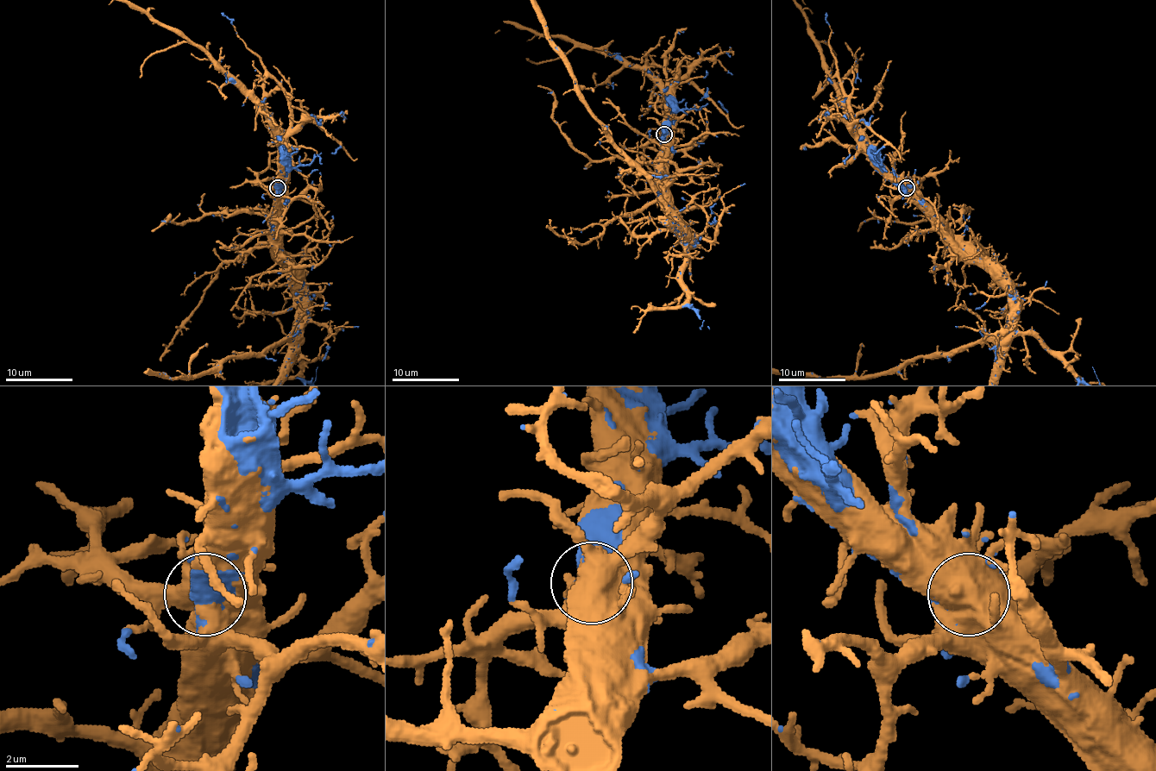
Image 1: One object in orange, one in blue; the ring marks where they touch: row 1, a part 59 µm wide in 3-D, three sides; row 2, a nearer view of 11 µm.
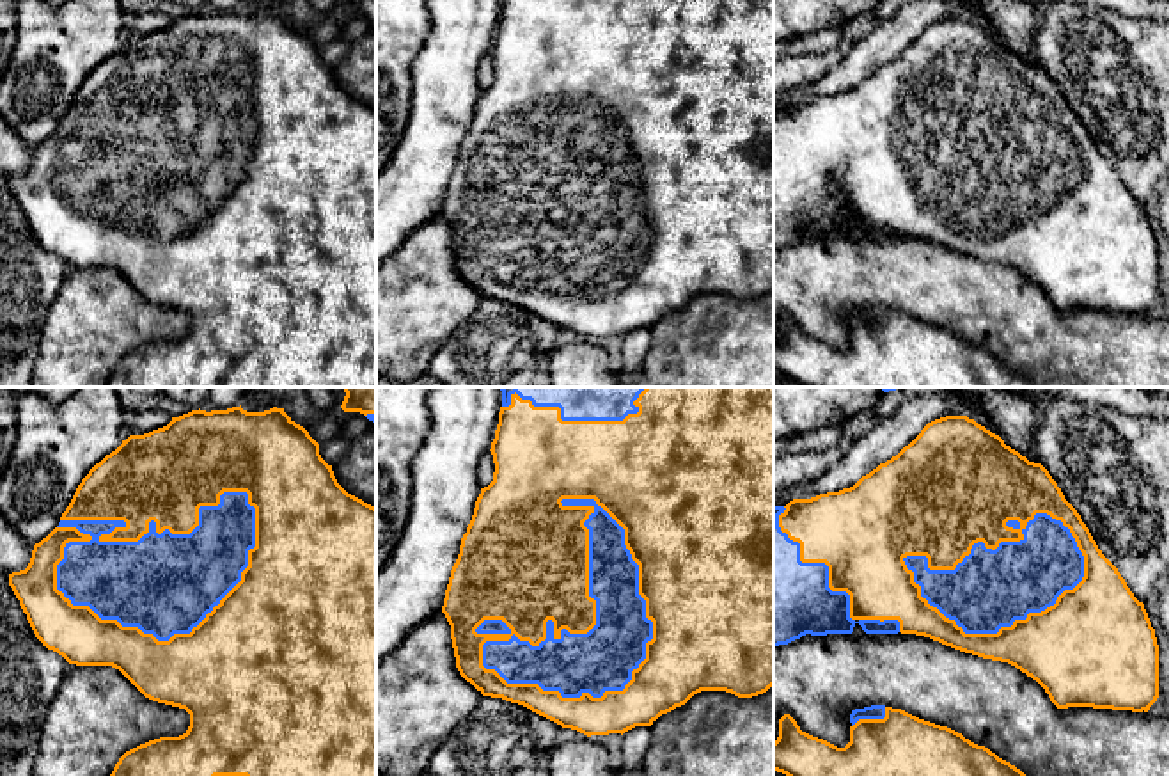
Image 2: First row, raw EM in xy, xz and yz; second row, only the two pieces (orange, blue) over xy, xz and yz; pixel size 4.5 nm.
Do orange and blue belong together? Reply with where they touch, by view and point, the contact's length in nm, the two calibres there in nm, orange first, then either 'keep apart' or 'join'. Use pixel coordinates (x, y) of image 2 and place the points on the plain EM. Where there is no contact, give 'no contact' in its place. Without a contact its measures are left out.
xz (565, 229) | 950 nm | 400/280 nm | join

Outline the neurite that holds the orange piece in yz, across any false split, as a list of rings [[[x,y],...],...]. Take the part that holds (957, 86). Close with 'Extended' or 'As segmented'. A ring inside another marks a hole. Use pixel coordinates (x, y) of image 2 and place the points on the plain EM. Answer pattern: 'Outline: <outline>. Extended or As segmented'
Outline: [[[946,18],[928,25],[896,59],[850,91],[774,108],[774,249],[788,247],[806,236],[852,236],[857,226],[866,236],[916,236],[965,256],[1008,265],[1036,282],[1057,311],[1148,314],[1159,300],[1159,247],[1144,206],[1134,199],[1118,170],[1102,156],[1049,73],[1041,66],[1029,64],[999,37],[967,18]]]. Extended

